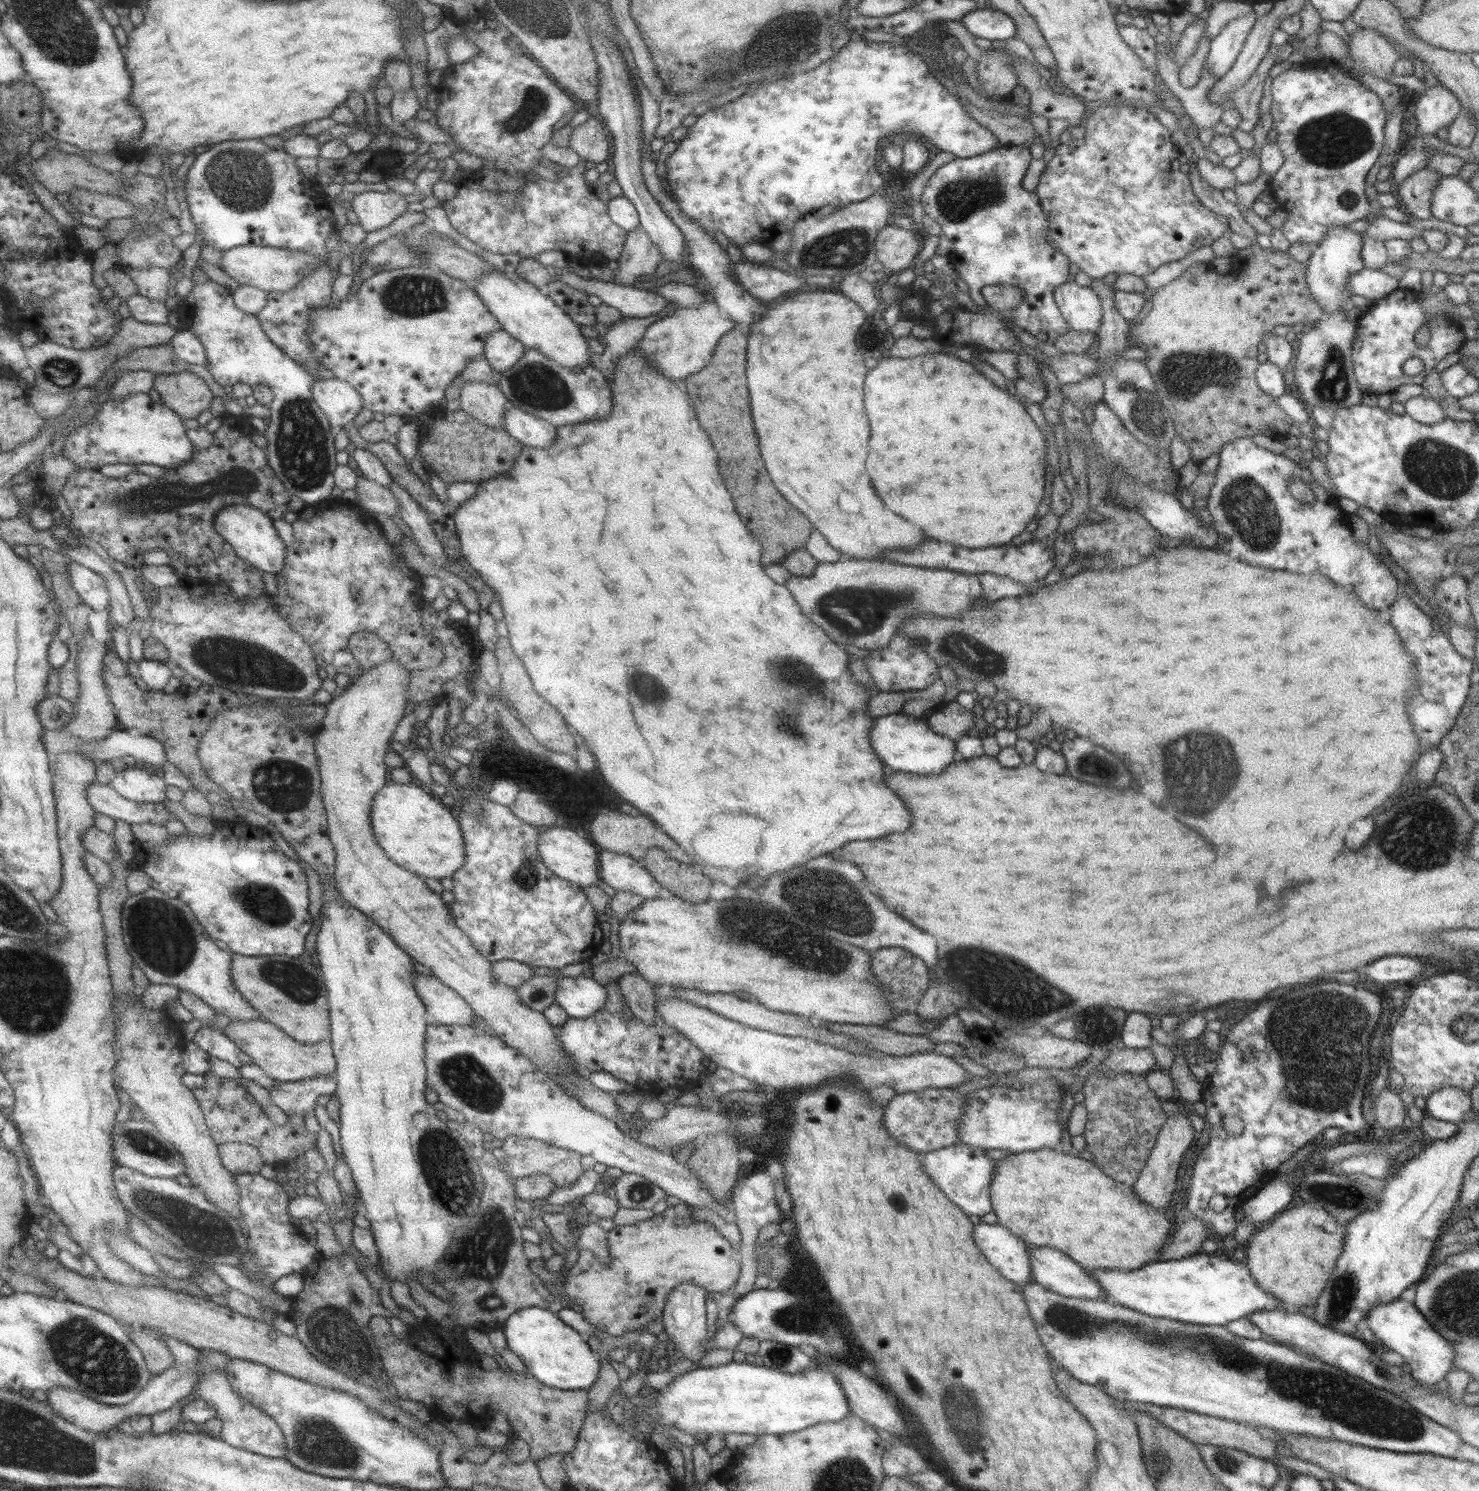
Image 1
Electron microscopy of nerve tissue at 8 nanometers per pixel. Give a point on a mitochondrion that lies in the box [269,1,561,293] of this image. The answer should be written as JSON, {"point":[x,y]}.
{"point":[535,104]}

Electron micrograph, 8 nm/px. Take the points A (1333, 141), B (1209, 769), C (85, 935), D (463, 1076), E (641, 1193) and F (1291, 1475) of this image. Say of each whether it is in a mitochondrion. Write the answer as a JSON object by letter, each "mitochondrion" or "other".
{"A":"mitochondrion","B":"mitochondrion","C":"other","D":"mitochondrion","E":"mitochondrion","F":"other"}

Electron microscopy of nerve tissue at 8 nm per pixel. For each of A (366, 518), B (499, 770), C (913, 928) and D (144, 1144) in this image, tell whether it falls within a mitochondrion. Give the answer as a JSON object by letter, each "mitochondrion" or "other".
{"A":"other","B":"other","C":"other","D":"mitochondrion"}

